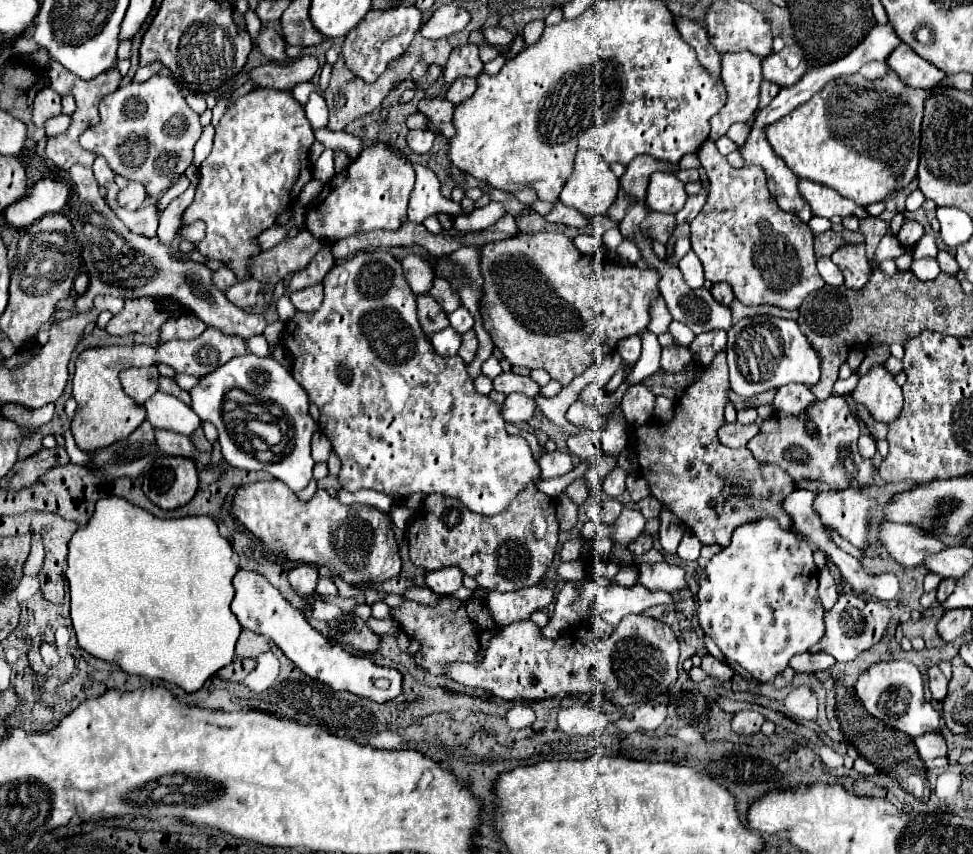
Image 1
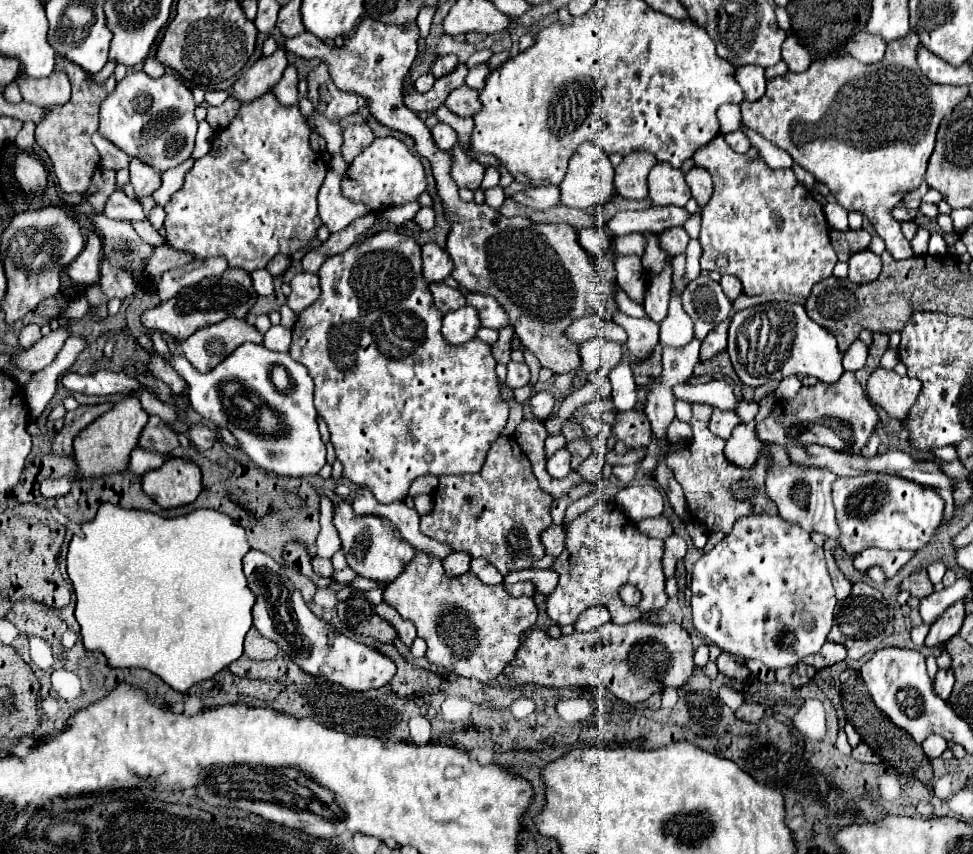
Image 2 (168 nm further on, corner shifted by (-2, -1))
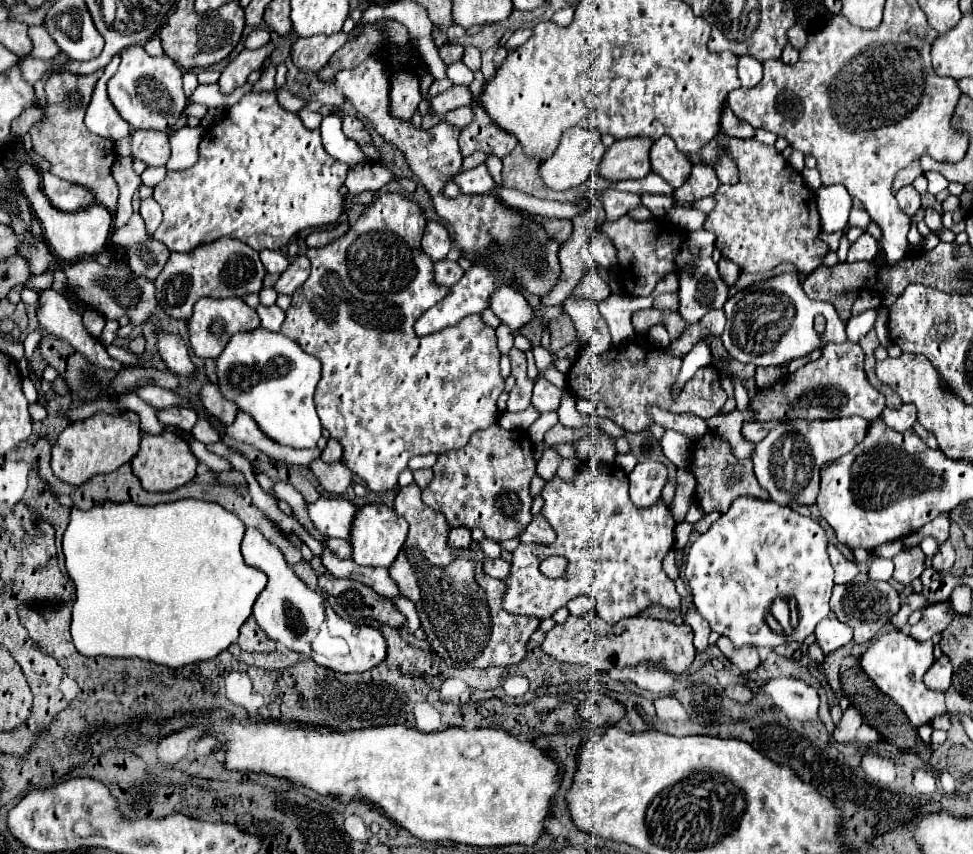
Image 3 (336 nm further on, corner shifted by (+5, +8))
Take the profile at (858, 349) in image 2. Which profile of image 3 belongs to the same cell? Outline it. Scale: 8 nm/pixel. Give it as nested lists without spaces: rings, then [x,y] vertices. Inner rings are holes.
[[[871,309],[871,311],[865,311],[863,315],[851,317],[851,319],[849,319],[849,325],[847,325],[849,341],[851,341],[851,343],[859,343],[861,337],[873,329],[877,315],[879,315],[879,309]]]

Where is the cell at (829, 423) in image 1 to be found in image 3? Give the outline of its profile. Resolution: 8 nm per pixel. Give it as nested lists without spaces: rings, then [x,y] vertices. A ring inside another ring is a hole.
[[[849,341],[827,343],[825,351],[821,353],[819,359],[809,361],[807,365],[799,367],[795,373],[783,375],[771,387],[757,389],[755,395],[751,397],[749,405],[753,407],[757,419],[761,419],[761,421],[781,421],[781,419],[789,419],[789,417],[797,417],[797,415],[807,417],[807,419],[833,419],[837,415],[861,415],[863,419],[873,421],[881,415],[883,405],[885,405],[885,397],[867,381],[863,359],[865,359],[865,353],[859,347],[859,343],[849,343]]]

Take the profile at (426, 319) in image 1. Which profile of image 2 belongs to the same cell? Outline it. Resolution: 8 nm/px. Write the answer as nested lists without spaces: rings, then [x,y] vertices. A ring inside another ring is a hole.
[[[430,284],[430,292],[434,296],[434,306],[442,312],[454,312],[466,304],[462,290],[452,290],[446,284]]]

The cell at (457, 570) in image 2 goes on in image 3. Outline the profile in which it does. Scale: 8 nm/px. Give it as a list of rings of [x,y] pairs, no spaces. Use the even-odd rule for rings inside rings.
[[[453,527],[449,533],[449,545],[457,549],[467,549],[471,543],[471,529],[467,527]]]

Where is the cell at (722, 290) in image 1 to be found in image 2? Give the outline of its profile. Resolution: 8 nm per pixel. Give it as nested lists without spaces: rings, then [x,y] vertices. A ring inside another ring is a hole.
[[[722,276],[722,278],[720,278],[720,286],[722,286],[724,294],[726,294],[730,300],[736,300],[736,298],[742,294],[742,284],[740,284],[740,280],[736,280],[734,276]]]

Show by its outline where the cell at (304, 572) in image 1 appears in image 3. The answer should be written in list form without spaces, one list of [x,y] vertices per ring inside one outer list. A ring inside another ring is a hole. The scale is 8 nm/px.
[[[329,539],[329,547],[331,547],[331,551],[333,551],[337,557],[341,557],[341,559],[343,559],[343,557],[349,559],[351,553],[353,553],[351,543],[345,541],[345,539]]]

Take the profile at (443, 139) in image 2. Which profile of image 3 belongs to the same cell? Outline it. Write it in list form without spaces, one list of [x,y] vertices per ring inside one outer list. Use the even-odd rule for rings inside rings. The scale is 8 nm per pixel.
[[[465,105],[465,107],[459,107],[459,109],[455,109],[455,111],[451,111],[447,117],[445,117],[451,125],[455,125],[455,127],[465,127],[467,123],[471,123],[473,121],[473,105]]]

